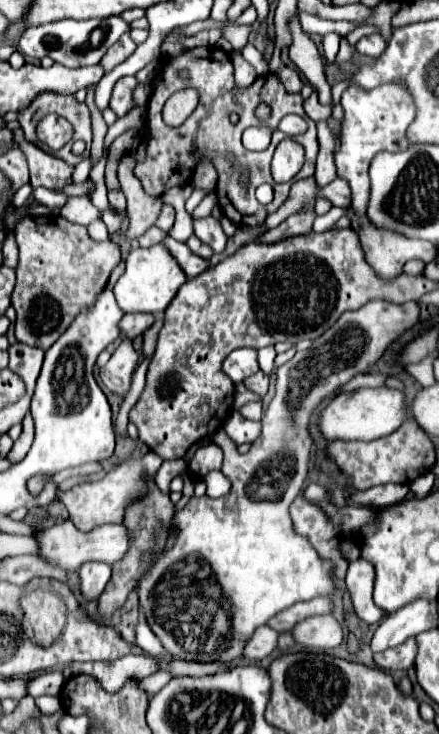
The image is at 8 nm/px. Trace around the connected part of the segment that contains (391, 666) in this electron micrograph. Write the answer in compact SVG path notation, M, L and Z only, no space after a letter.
M407 639L399 647L375 653L373 659L385 671L409 671L413 667L413 659L415 659L415 639Z

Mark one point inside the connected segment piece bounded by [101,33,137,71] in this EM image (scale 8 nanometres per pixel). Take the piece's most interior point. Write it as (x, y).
(125, 46)

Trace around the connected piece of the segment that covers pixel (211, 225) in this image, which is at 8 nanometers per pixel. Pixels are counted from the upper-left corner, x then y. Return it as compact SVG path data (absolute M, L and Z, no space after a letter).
M205 217L205 219L197 219L193 223L195 227L195 235L213 249L213 253L221 253L225 249L227 243L227 235L221 227L221 223L215 217Z

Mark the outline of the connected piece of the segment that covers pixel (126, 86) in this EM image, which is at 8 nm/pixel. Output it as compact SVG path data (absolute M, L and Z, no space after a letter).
M121 77L115 83L109 107L115 111L117 117L127 115L135 107L135 99L133 99L135 89L137 89L137 79L135 77Z

